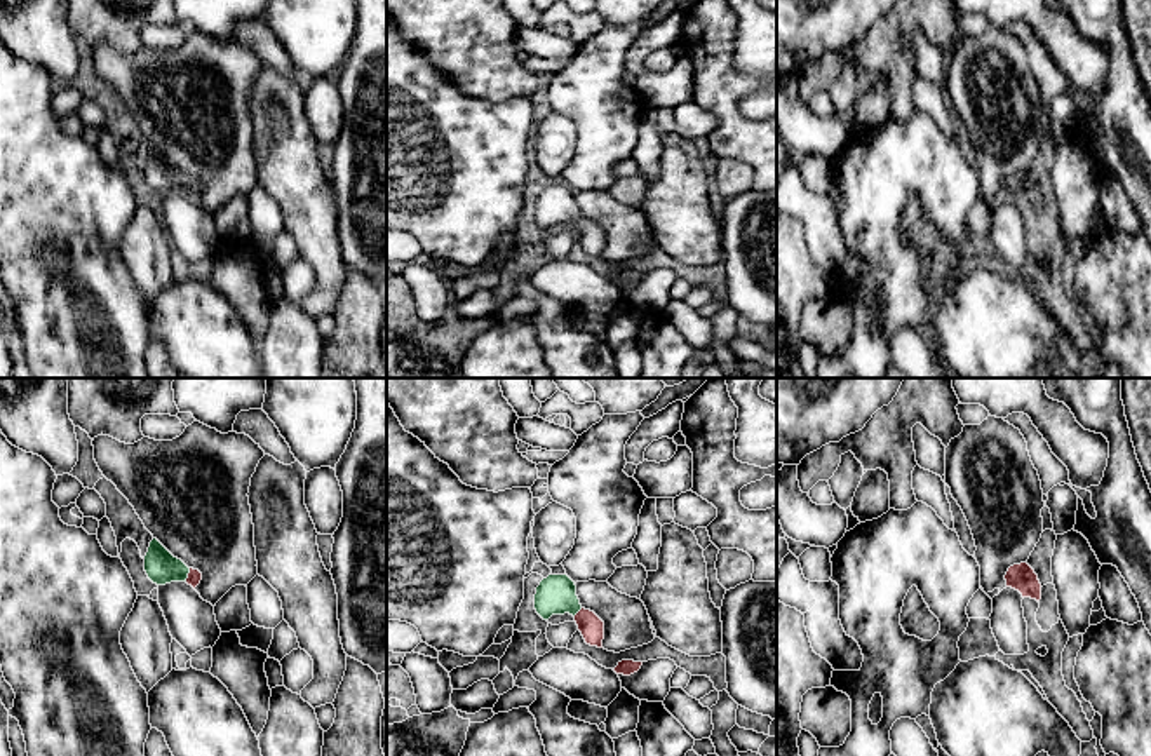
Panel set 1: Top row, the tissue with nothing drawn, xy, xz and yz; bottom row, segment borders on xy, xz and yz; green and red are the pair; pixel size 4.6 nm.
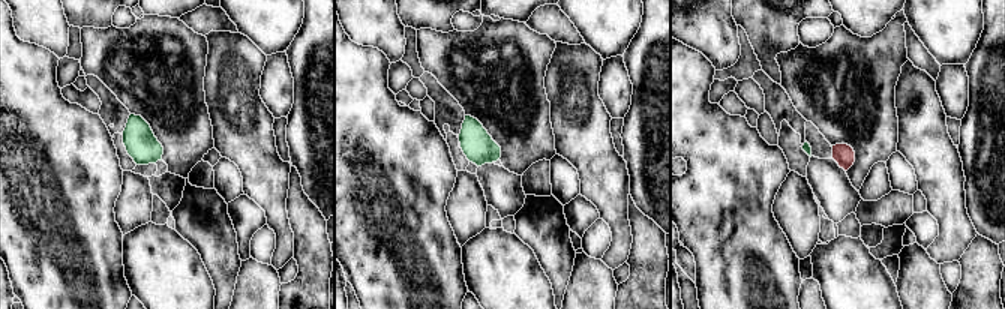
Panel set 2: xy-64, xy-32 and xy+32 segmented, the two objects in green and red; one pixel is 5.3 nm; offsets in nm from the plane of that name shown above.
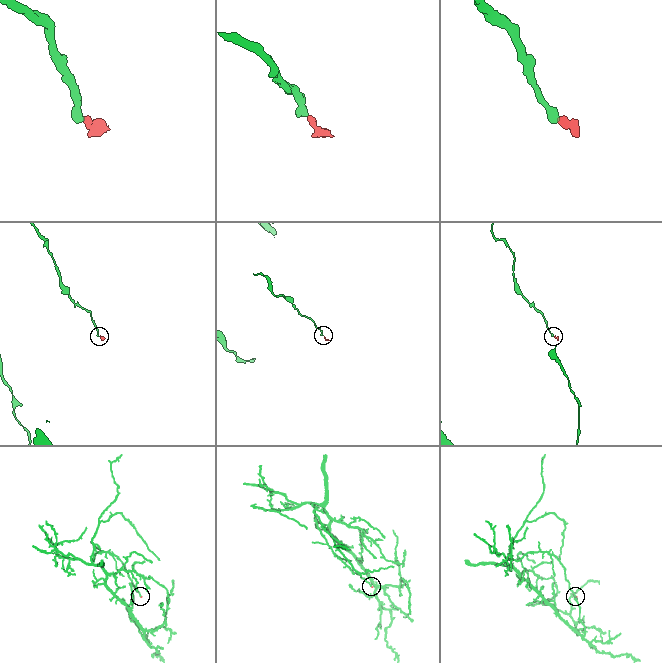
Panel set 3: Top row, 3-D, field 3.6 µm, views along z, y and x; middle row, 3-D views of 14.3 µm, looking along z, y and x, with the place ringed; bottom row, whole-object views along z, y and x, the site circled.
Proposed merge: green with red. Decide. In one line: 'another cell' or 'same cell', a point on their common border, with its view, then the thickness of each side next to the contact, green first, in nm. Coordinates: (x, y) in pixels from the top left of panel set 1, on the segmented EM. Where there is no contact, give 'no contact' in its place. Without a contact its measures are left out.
same cell; contact xy (187, 575); calibres 150 and 70 nm

